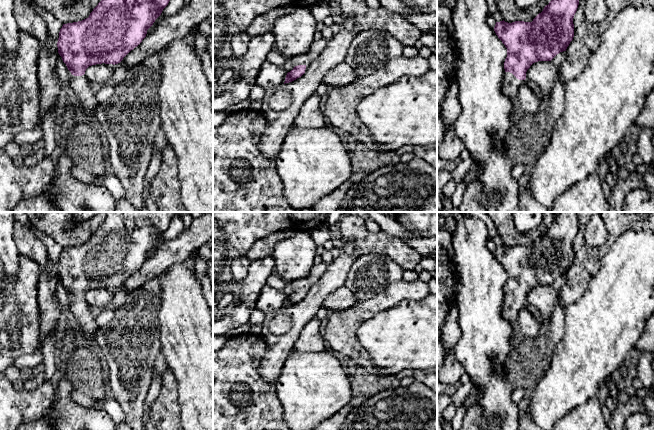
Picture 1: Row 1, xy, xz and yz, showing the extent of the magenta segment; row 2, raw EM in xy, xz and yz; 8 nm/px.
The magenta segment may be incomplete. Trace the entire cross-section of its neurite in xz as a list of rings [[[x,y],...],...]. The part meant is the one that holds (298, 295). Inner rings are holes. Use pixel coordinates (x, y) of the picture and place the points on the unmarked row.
[[[322,262],[321,264],[314,264],[311,268],[310,274],[306,278],[294,280],[291,282],[293,293],[287,297],[285,307],[292,306],[301,301],[308,291],[322,278],[328,270],[329,265]]]

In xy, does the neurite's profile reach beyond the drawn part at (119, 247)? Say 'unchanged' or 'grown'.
grown

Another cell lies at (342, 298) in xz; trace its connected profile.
[[[345,285],[331,292],[322,303],[322,307],[330,311],[343,311],[354,305],[354,294]]]

